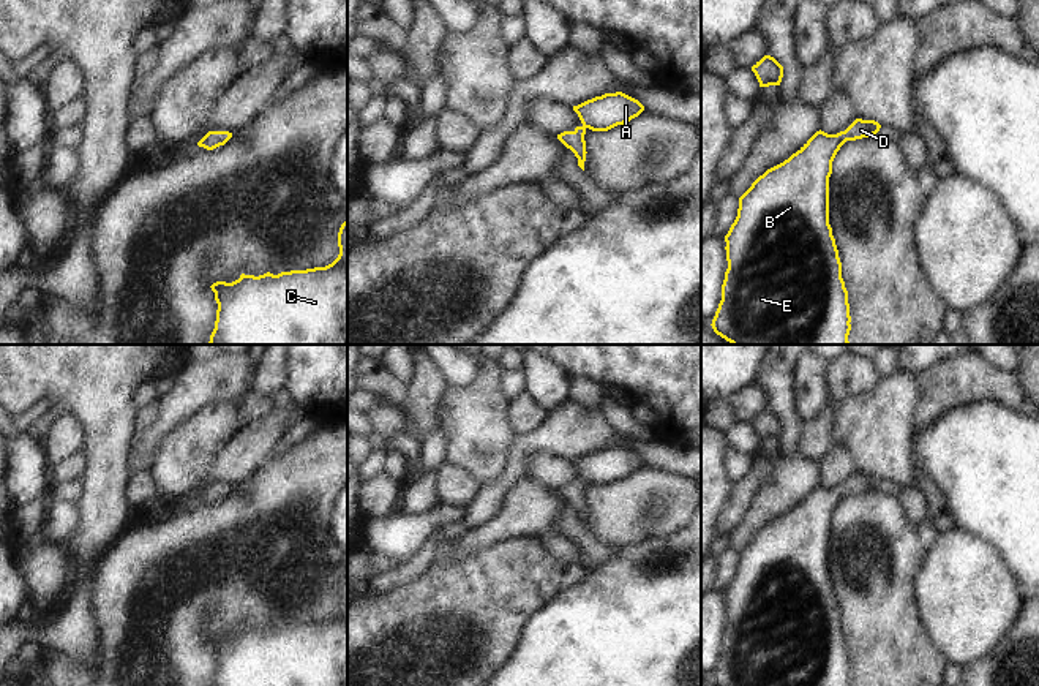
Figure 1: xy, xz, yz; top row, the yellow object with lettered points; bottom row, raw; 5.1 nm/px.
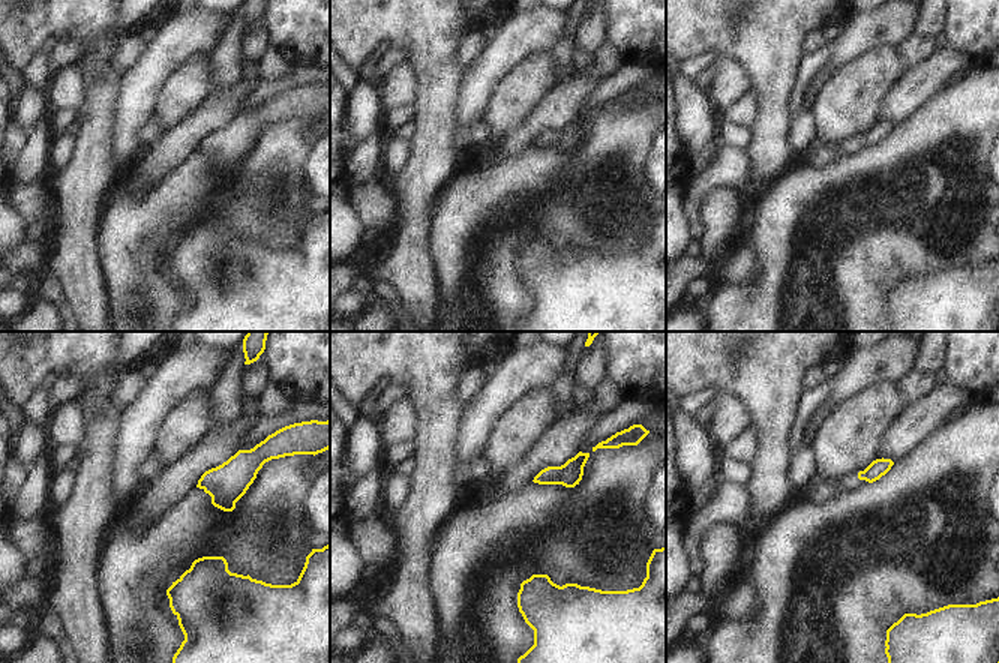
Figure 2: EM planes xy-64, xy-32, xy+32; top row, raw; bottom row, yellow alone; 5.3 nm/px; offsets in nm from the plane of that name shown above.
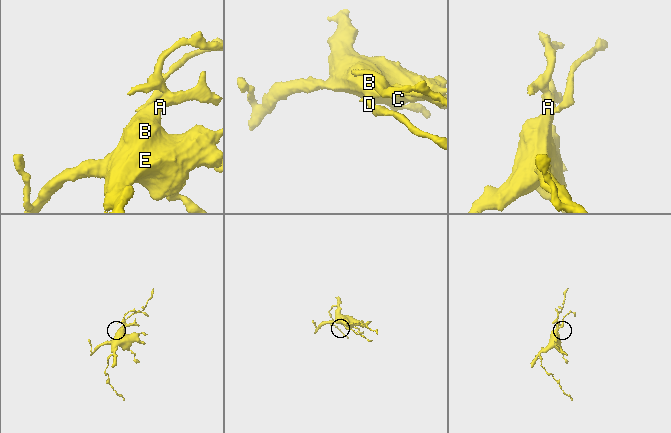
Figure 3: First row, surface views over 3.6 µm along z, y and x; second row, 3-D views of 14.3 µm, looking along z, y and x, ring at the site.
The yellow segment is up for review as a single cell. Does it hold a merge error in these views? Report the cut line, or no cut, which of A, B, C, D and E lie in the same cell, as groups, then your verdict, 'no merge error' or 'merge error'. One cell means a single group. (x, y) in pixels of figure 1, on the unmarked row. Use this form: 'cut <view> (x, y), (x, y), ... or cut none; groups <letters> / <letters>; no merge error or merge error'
cut none; groups A B C D E; no merge error

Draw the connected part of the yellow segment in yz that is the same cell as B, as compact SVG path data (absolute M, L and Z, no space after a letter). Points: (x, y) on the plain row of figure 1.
M856 473L845 485L816 485L796 507L767 523L739 552L726 596L728 623L714 686L850 686L848 645L829 579L832 515L846 495L880 485L875 474Z

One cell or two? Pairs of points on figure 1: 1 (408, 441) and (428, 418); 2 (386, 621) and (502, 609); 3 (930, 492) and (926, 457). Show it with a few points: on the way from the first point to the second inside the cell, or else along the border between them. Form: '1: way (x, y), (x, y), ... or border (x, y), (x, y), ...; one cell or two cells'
1: border (409, 435), (419, 441); two cells
2: way (414, 621), (474, 609); one cell
3: border (913, 465), (938, 487), (949, 509); two cells

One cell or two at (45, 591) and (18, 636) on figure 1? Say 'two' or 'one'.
two

